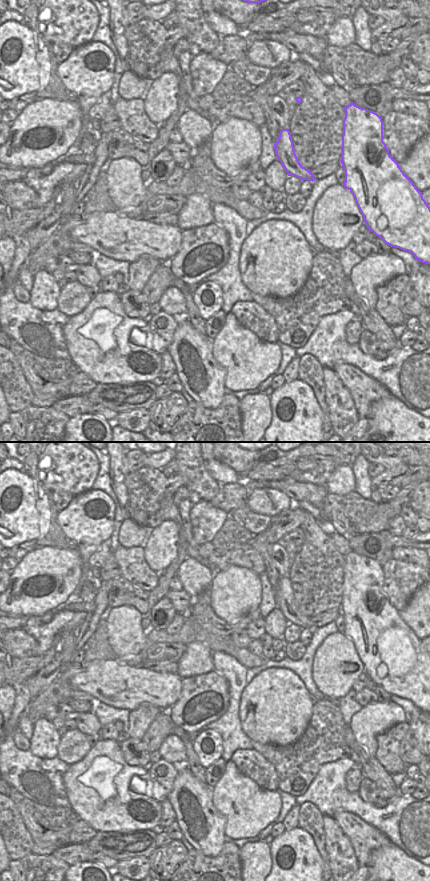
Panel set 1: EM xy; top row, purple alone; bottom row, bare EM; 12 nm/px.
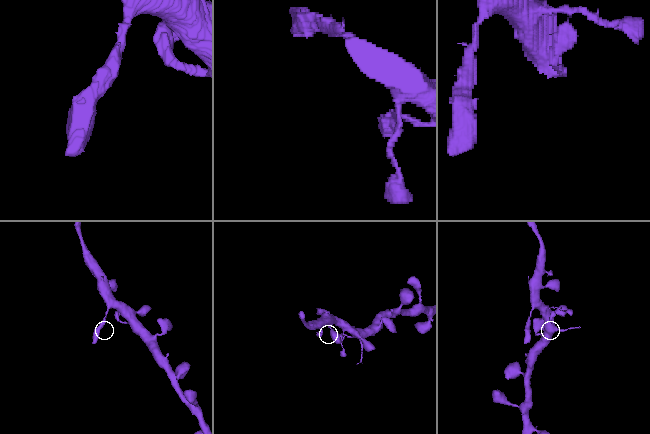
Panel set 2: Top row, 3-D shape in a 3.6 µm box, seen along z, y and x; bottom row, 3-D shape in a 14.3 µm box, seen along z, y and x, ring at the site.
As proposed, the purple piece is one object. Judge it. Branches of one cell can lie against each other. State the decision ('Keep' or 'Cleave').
Keep

